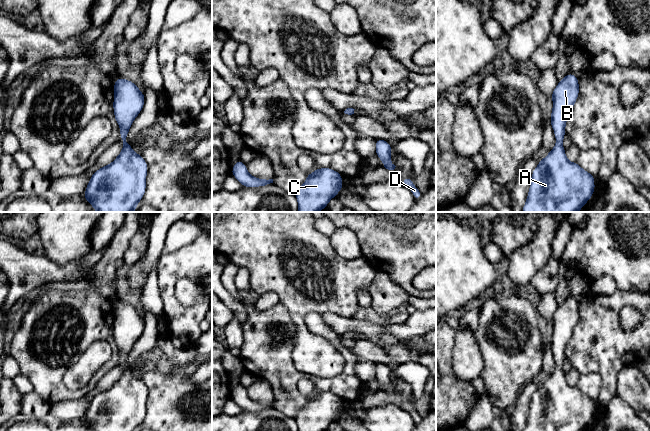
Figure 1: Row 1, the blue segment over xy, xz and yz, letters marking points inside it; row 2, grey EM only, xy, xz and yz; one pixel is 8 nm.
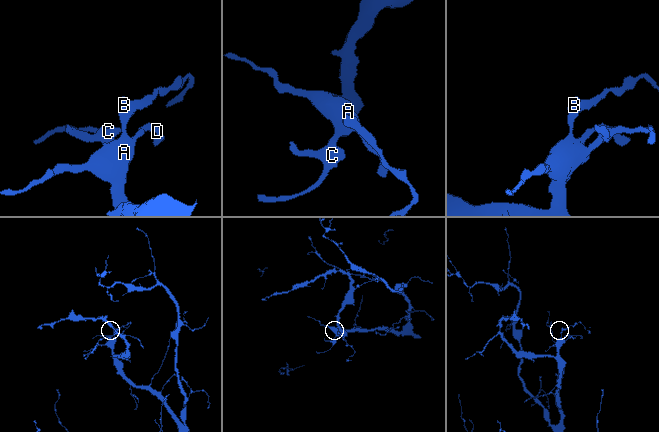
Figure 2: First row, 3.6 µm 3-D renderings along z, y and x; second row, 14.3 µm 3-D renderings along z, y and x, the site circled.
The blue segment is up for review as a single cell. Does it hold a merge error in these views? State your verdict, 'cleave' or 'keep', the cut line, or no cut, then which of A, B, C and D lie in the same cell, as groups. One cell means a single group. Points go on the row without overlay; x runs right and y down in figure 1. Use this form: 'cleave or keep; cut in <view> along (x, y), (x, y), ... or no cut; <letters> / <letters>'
keep; no cut; A B C D

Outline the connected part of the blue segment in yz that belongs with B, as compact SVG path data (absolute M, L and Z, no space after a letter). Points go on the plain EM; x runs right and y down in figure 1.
M569 296L551 318L550 348L557 365L533 394L523 431L583 431L592 422L594 398L584 395L578 386L570 386L563 371L566 346L578 320L579 304Z

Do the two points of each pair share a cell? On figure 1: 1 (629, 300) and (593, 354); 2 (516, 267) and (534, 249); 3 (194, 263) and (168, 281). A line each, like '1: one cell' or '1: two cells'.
1: one cell
2: one cell
3: one cell

